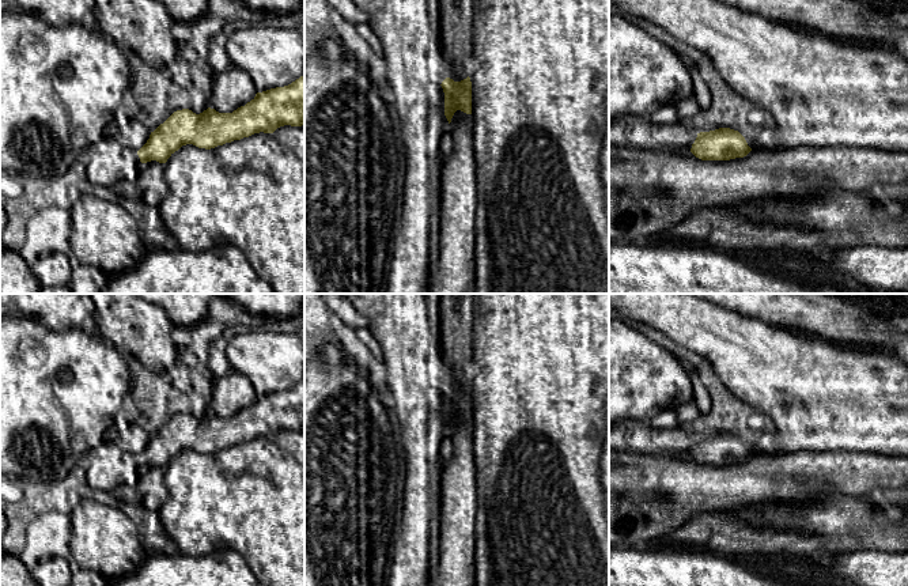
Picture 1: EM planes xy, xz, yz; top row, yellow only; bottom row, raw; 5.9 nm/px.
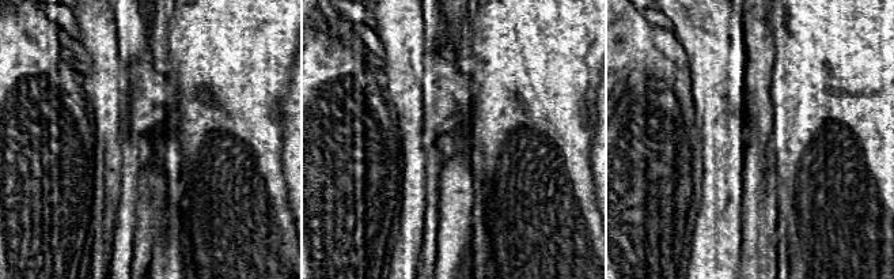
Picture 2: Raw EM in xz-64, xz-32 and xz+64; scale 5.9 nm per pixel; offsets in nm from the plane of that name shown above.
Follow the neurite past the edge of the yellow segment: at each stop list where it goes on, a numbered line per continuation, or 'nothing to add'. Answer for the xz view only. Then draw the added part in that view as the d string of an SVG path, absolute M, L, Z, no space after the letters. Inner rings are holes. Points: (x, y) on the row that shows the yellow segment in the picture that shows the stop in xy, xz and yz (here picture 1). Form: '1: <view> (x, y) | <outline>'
1: xz (416, 67) | M427 0L353 1L366 12L383 48L383 57L387 64L387 84L391 94L390 102L398 114L397 132L401 140L405 170L402 212L397 220L391 239L391 258L385 279L385 294L427 294L430 283L431 215L434 211L432 197L436 194L432 177L436 170L436 160L442 156L439 140L444 129L449 128L449 121L444 116L444 92L440 86L446 79L447 61L443 54L439 34L431 26Z

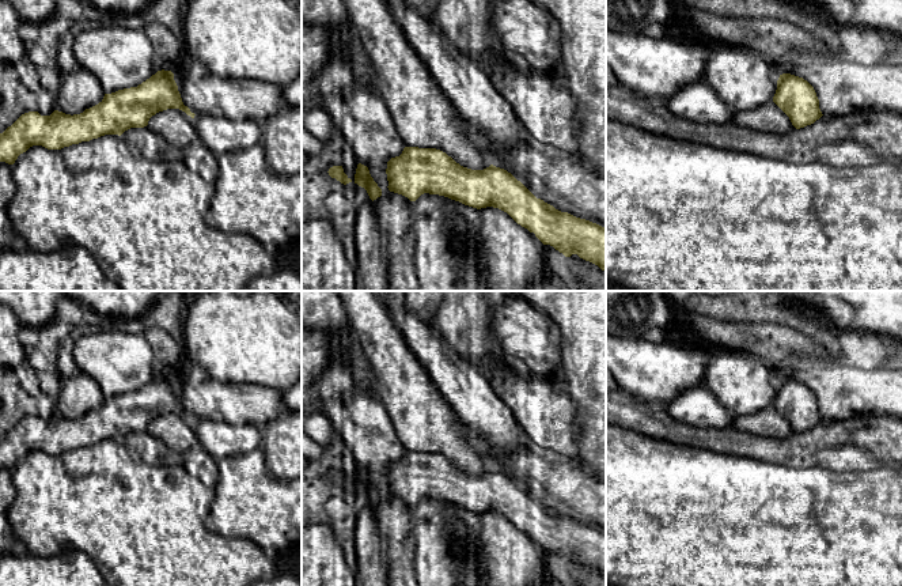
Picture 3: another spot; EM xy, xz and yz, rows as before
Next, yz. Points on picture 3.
nothing to add

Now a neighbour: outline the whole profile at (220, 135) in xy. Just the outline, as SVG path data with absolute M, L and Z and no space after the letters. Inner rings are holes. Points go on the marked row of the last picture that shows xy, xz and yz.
M209 114L193 118L198 140L217 156L262 143L262 124L254 120L230 120Z

